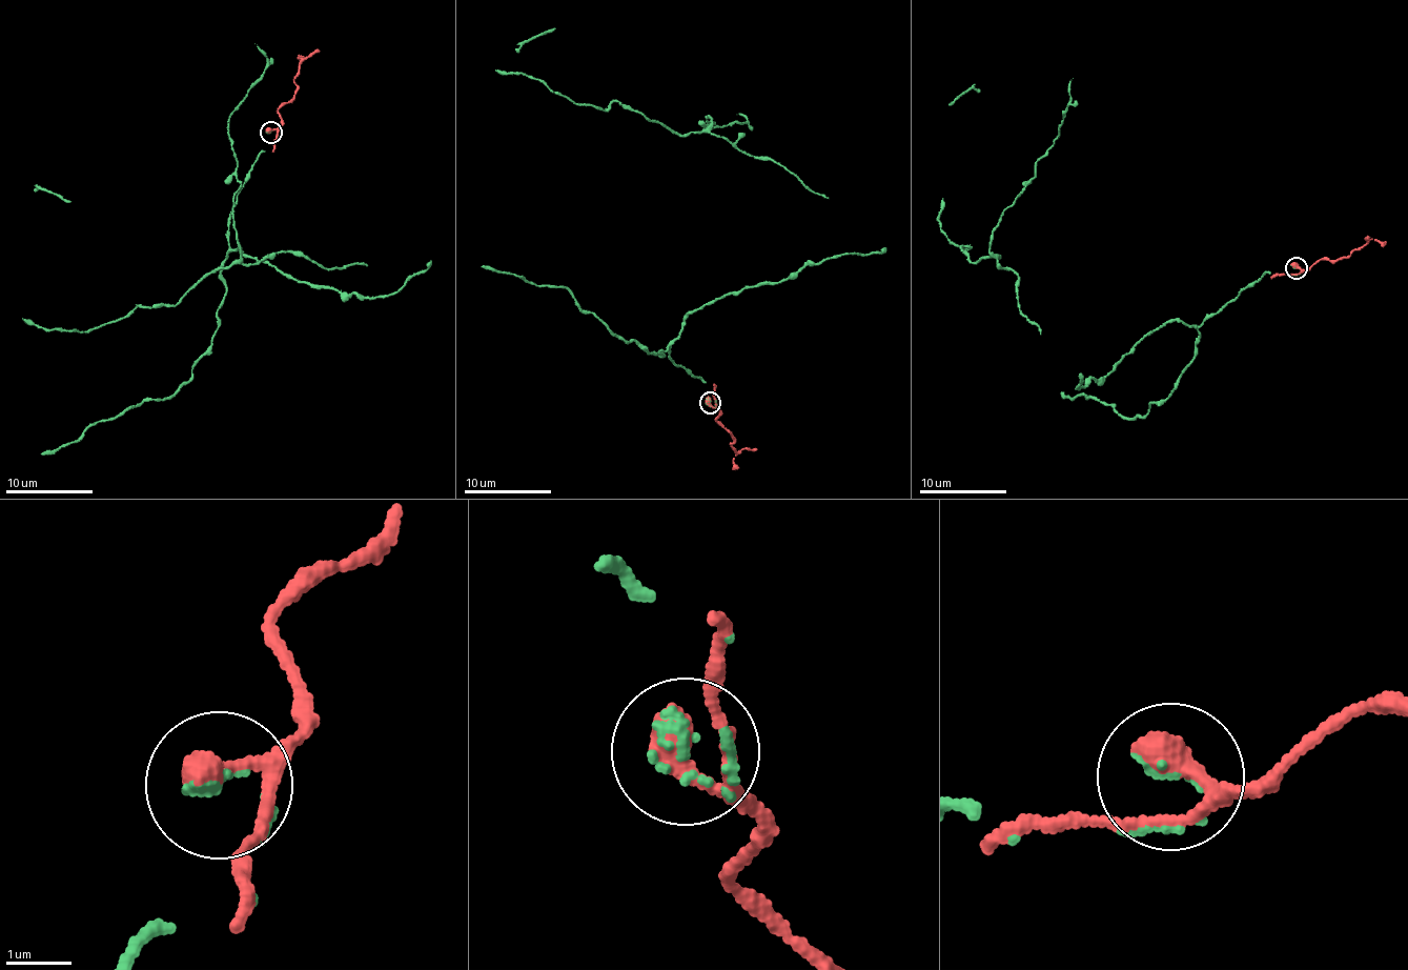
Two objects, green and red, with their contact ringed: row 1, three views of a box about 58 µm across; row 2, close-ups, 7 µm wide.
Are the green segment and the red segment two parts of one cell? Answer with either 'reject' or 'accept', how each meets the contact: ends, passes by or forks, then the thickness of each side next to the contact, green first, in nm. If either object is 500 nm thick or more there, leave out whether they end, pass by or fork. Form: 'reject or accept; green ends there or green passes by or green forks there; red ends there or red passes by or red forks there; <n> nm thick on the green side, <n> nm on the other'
accept; green ends there; red passes by; 130 nm thick on the green side, 360 nm on the other

